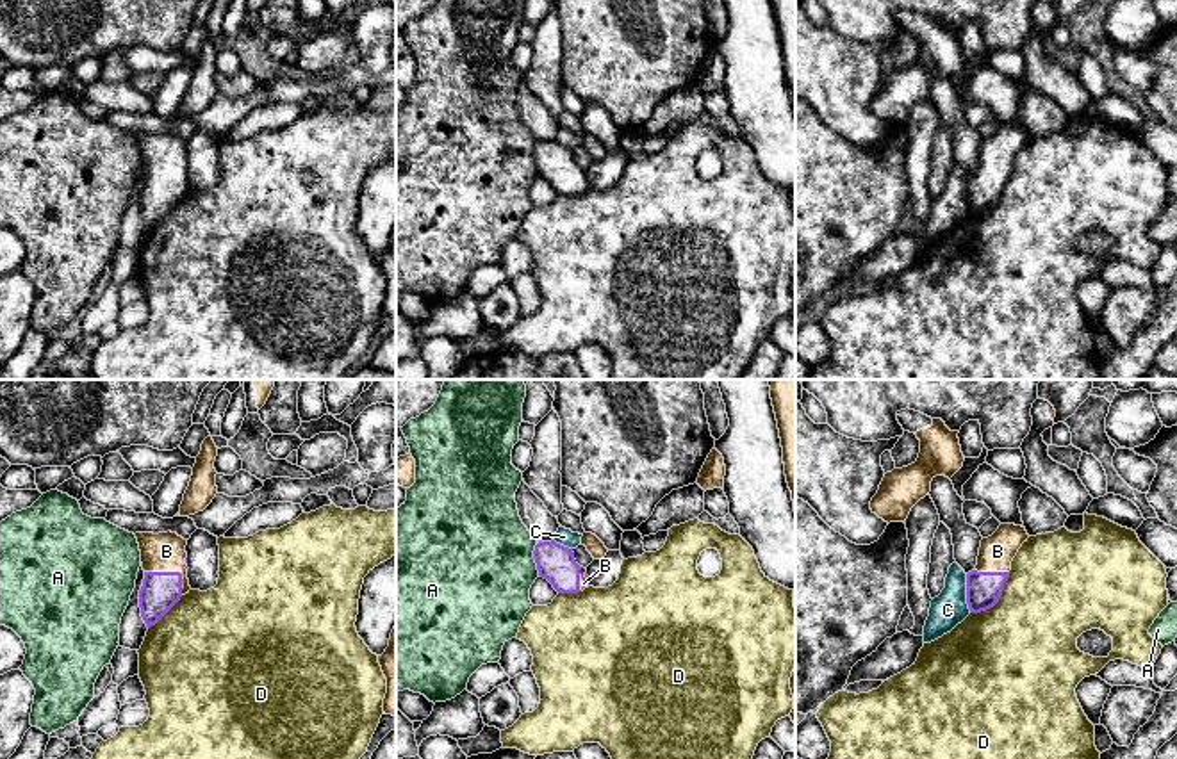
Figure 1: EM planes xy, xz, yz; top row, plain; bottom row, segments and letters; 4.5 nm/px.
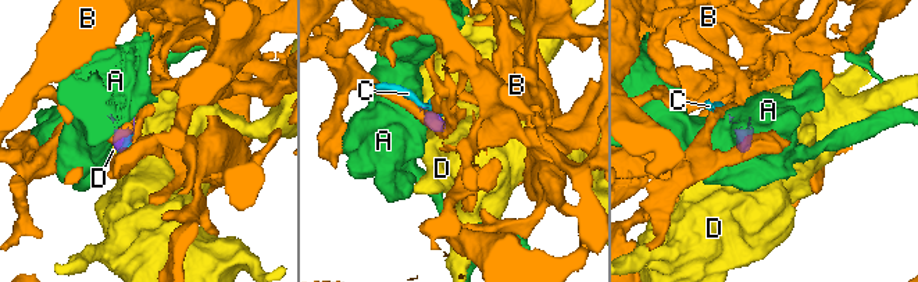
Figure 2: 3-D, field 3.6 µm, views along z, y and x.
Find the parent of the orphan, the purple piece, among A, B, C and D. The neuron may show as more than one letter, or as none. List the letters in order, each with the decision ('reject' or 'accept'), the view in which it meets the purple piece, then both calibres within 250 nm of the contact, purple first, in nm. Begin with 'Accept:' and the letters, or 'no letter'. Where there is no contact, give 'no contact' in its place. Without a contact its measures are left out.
Accept: B
A: reject | xz | 170/480 nm
B: accept | xy | 180/180 nm
C: reject | yz | 160/160 nm
D: reject | yz | 160/480 nm

